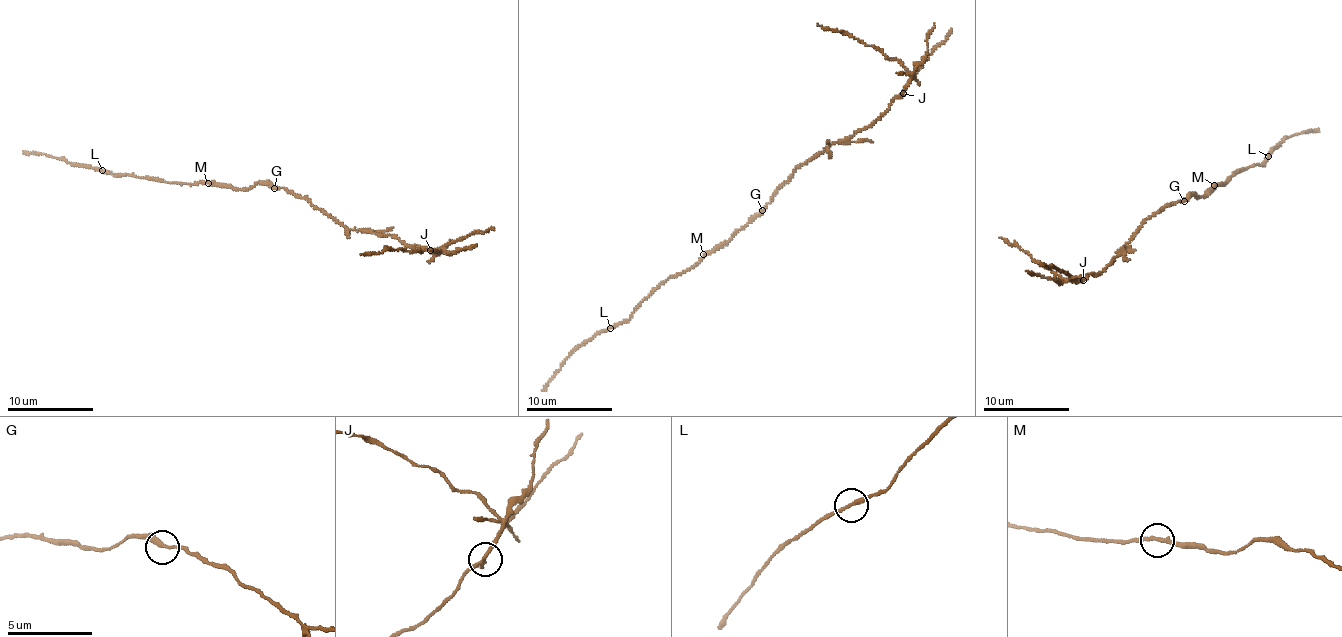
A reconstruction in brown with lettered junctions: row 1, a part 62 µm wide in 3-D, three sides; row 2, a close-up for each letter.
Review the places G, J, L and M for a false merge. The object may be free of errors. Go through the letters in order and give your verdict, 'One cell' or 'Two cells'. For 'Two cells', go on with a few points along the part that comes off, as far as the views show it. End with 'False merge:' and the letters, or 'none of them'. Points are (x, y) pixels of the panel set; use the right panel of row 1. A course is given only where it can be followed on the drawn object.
G: One cell
J: Two cells. Course of the part to remove: (1083, 279), (1066, 281), (1017, 246), (999, 237)
L: One cell
M: One cell
False merge: J

